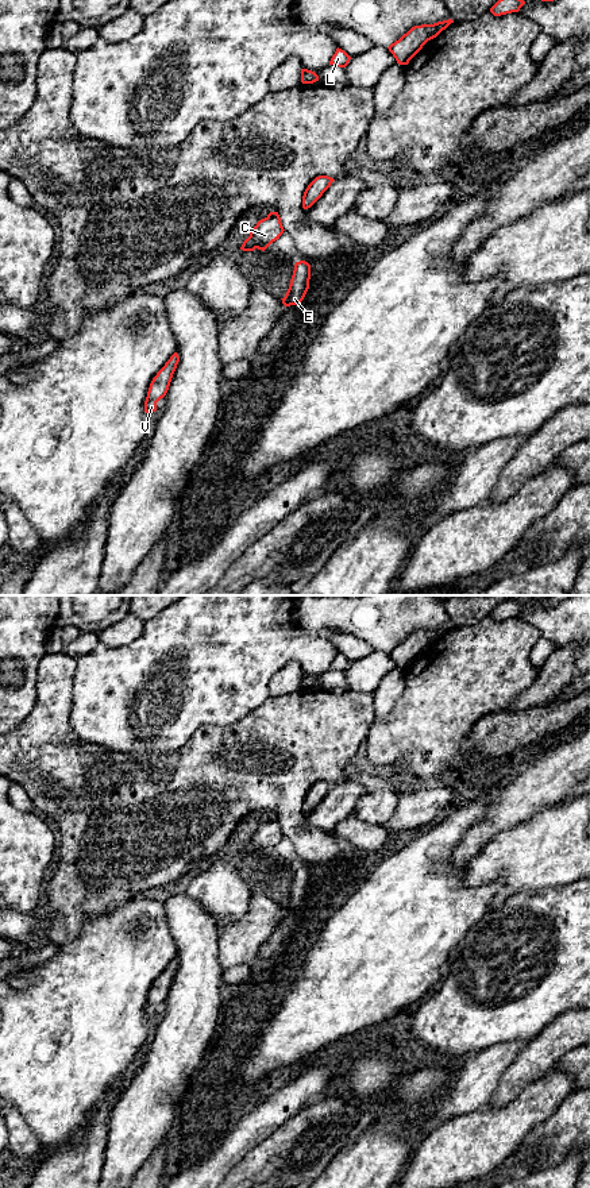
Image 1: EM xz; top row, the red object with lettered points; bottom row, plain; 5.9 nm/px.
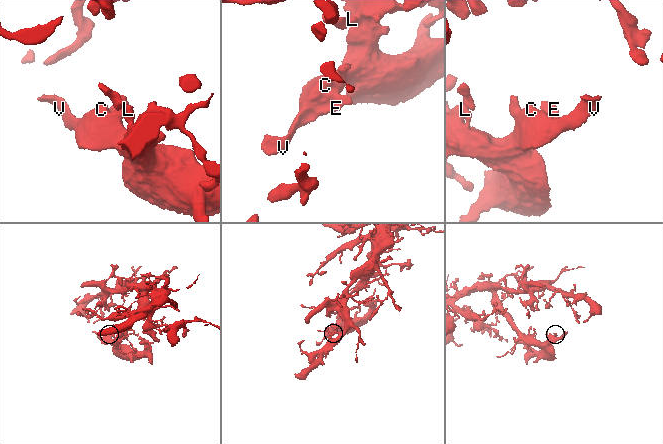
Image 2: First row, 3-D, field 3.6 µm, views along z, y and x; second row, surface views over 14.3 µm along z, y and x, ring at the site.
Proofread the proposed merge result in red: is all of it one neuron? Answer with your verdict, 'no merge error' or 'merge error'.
no merge error

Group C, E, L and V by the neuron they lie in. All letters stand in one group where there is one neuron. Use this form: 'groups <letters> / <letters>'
groups C E L V

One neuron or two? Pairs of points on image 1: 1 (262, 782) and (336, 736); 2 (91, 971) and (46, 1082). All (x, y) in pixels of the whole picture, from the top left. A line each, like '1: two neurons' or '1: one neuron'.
1: one neuron
2: one neuron

